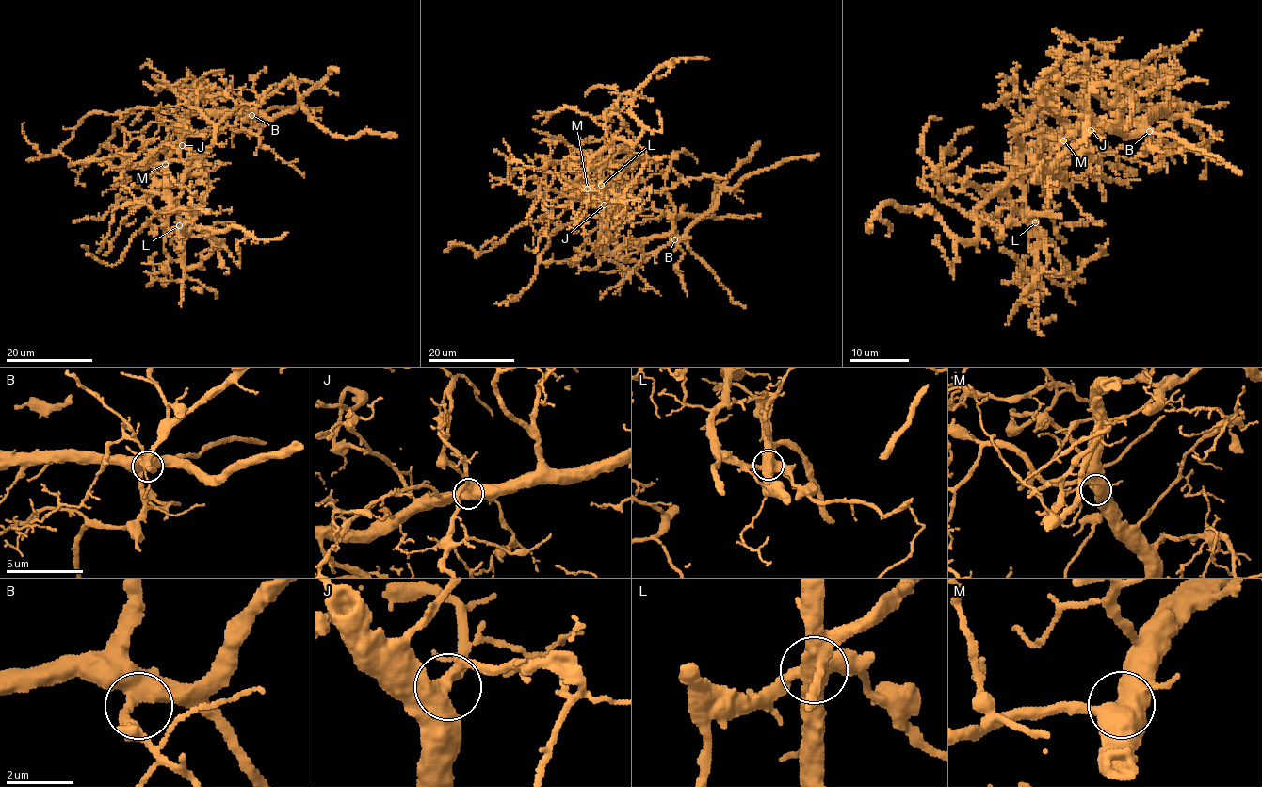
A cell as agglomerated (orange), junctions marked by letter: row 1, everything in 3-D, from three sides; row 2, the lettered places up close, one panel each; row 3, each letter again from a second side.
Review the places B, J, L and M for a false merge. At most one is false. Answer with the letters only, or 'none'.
L

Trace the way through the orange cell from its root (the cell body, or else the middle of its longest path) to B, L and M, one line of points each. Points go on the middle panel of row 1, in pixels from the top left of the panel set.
B: (602, 215), (602, 246), (611, 252), (653, 238), (671, 236), (674, 239)
L: (602, 215), (601, 204), (588, 186), (588, 160), (599, 169), (602, 185)
M: (602, 215), (601, 204), (587, 188)

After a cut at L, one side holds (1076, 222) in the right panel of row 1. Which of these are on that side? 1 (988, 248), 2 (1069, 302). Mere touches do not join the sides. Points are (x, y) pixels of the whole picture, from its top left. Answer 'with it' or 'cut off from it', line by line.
1: with it
2: with it

